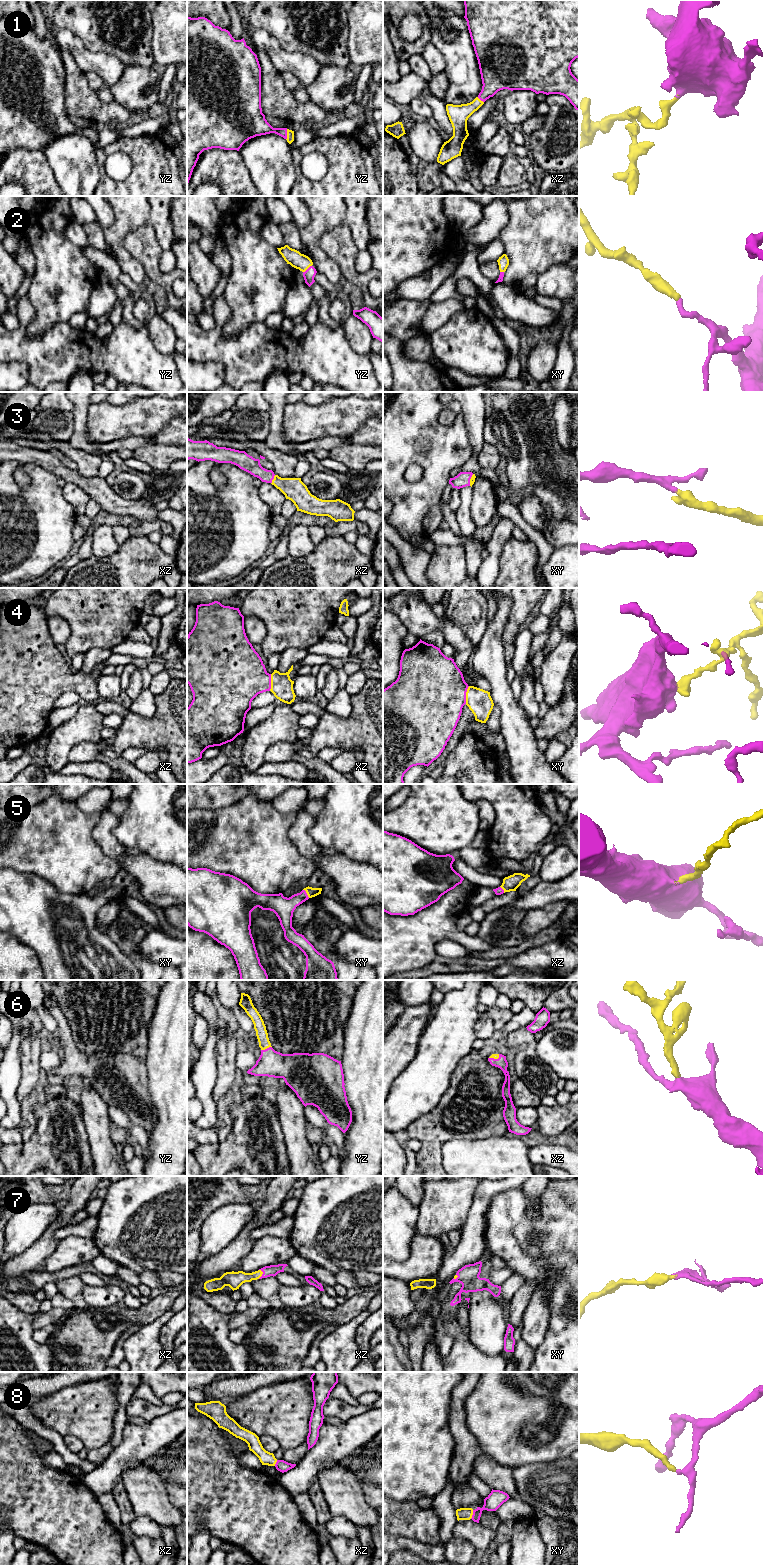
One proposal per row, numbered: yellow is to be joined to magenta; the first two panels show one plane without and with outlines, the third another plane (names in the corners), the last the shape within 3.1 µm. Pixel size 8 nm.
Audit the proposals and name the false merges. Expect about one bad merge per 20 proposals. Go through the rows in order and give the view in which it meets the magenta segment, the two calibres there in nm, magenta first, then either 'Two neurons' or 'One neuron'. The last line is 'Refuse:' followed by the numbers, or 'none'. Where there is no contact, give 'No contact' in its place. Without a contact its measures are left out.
1: Touches magenta in yz. Thickness 170 nm (magenta) against 60 nm. One neuron
2: Touches magenta in yz. Thickness 90 nm (magenta) against 130 nm. One neuron
3: Touches magenta in xz. Thickness 130 nm (magenta) against 180 nm. One neuron
4: Touches magenta in xy. Thickness 500 nm (magenta) against 200 nm. One neuron
5: Touches magenta in xy. Thickness 170 nm (magenta) against 80 nm. One neuron
6: Touches magenta in yz. Thickness 220 nm (magenta) against 90 nm. One neuron
7: Touches magenta in xz. Thickness 90 nm (magenta) against 140 nm. One neuron
8: Touches magenta in xy. Thickness 140 nm (magenta) against 100 nm. One neuron
Refuse: none

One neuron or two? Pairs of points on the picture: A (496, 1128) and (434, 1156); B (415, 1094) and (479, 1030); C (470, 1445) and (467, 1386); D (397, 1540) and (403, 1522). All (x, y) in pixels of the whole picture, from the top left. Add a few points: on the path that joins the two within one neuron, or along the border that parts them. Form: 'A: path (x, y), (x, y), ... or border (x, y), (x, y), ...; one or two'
A: path (478, 1129), (473, 1133), (446, 1135), (443, 1138); one
B: border (480, 1015), (474, 1025), (476, 1039); two
C: path (459, 1430), (458, 1401); one
D: border (393, 1534), (413, 1537), (422, 1541); two

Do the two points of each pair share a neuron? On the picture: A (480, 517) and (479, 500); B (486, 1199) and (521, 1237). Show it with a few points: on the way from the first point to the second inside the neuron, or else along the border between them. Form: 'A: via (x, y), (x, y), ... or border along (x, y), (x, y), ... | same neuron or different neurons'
A: via (480, 513), (480, 504) | same neuron
B: border along (510, 1189), (492, 1198), (486, 1225) | different neurons

